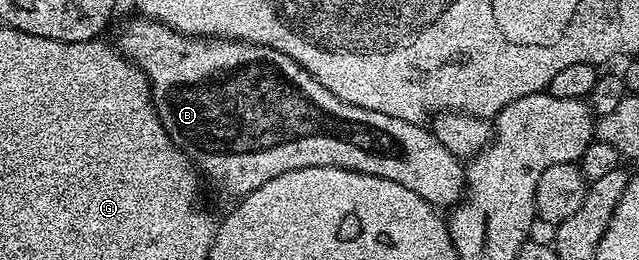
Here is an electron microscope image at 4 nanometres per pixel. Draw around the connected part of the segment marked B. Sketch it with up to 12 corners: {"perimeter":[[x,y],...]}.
{"perimeter":[[130,21],[172,143],[233,199],[304,167],[435,207],[463,162],[284,51]]}

